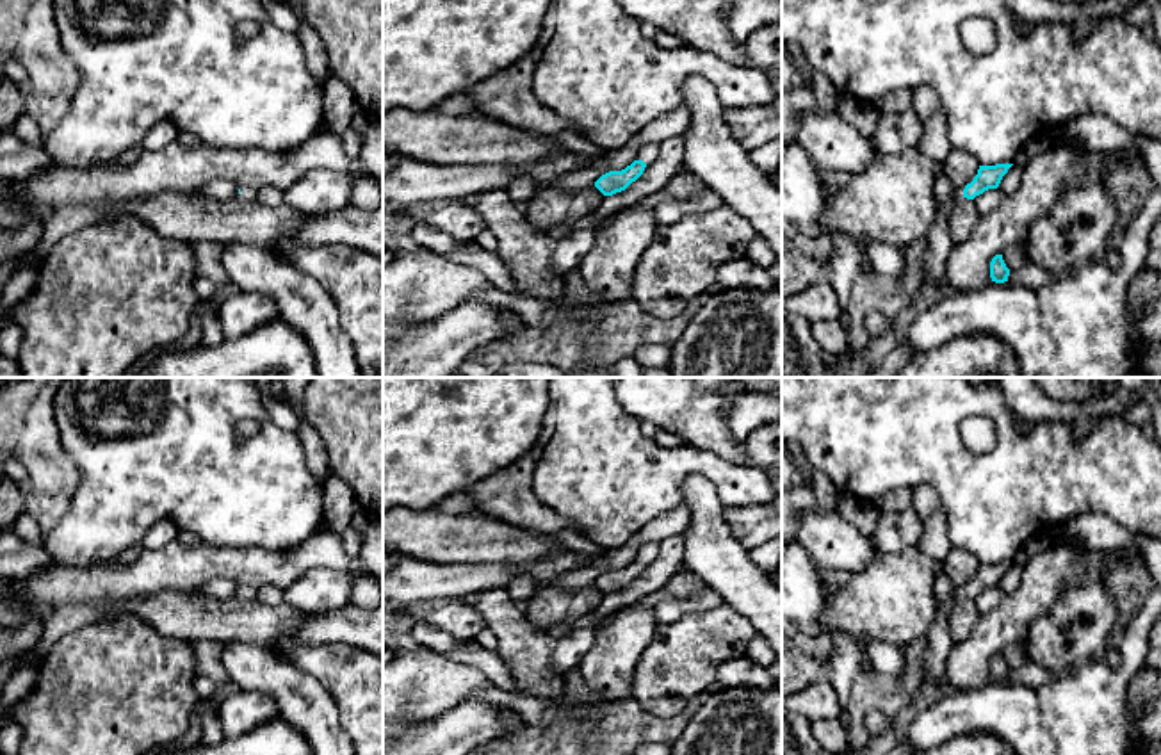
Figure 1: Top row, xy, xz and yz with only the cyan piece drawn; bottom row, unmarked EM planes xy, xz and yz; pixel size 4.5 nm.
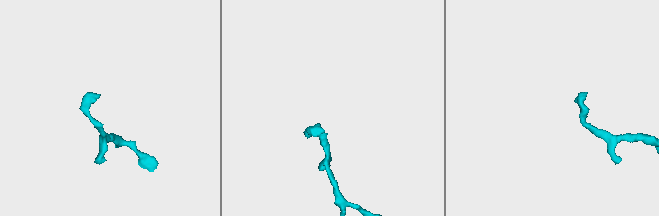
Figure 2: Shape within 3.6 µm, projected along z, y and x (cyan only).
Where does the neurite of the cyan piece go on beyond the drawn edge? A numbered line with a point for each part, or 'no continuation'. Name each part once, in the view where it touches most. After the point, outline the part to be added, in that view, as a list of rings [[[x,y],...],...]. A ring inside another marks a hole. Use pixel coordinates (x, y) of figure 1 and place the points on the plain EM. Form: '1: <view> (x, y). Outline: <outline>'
1: xz (649, 551). Outline: [[[645,543],[639,552],[637,559],[643,559],[645,563],[650,563],[659,554],[659,543]]]

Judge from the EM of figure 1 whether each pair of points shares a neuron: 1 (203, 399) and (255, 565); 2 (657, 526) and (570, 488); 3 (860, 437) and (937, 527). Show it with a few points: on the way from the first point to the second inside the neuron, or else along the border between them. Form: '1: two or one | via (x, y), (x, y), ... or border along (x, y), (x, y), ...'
1: two | border along (209, 543), (292, 549)
2: two | border along (682, 501), (647, 522), (625, 543), (617, 547)
3: two | border along (941, 508), (946, 519), (948, 540), (953, 545)

